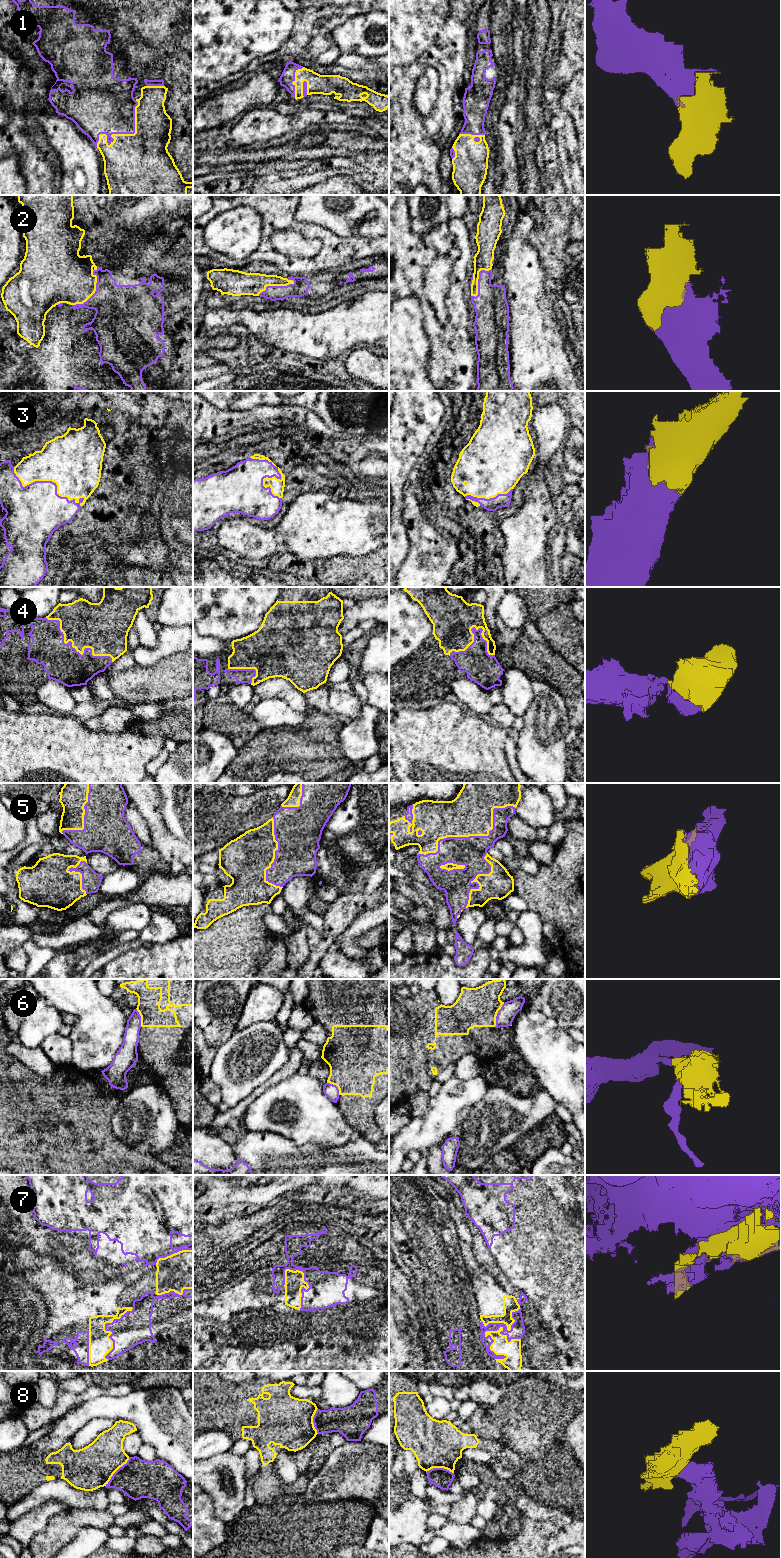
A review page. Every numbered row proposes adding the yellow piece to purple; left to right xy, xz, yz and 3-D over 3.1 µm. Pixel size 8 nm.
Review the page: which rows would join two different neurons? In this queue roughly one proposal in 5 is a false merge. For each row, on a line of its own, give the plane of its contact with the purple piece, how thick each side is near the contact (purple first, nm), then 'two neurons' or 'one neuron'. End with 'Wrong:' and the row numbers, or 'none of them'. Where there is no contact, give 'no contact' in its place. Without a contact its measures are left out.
1: contact in xy; calibres 440 and 440 nm; one neuron
2: contact in xy; calibres 400 and 400 nm; one neuron
3: contact in xy; calibres 420 and 440 nm; one neuron
4: contact in xy; calibres 300 and 360 nm; one neuron
5: contact in yz; calibres 240 and 360 nm; one neuron
6: contact in yz; calibres 140 and 320 nm; two neurons
7: contact in yz; calibres 120 and 140 nm; two neurons
8: contact in xy; calibres 300 and 340 nm; two neurons
Wrong: 6, 7, 8

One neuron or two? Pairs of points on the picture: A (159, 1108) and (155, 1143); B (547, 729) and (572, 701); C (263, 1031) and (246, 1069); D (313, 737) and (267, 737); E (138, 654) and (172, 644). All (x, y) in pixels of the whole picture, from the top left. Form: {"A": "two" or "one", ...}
{"A": "one", "B": "two", "C": "one", "D": "one", "E": "one"}

